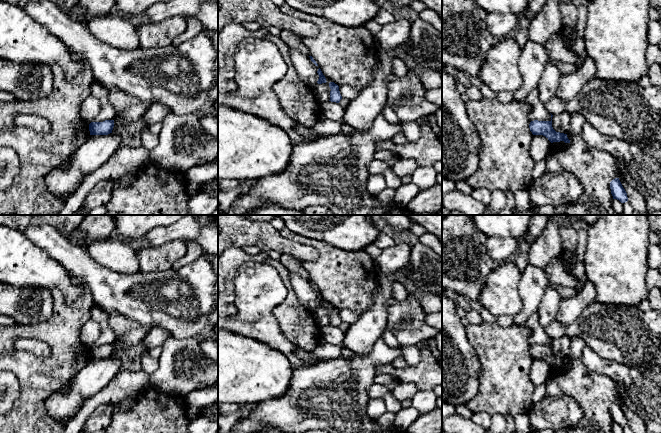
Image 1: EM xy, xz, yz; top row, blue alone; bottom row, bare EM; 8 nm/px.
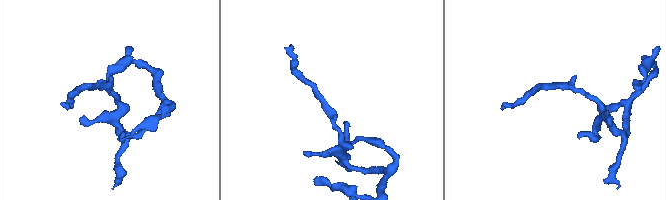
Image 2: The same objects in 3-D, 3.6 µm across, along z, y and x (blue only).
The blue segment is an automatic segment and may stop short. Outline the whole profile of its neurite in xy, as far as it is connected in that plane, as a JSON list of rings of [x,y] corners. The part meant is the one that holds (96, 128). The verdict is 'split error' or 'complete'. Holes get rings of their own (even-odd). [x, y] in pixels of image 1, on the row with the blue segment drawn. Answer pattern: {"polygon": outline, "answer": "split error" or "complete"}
{"polygon": [[[105,120],[103,122],[91,122],[89,124],[90,135],[108,135],[112,133],[114,120]]], "answer": "complete"}

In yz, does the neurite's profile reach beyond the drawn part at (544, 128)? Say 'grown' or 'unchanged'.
unchanged

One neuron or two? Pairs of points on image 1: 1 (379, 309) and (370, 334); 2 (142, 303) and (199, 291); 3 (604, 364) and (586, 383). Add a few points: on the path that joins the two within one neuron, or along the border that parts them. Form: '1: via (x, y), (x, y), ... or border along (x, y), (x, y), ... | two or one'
1: via (376, 315), (370, 328) | one
2: via (156, 299), (183, 299), (185, 297) | one
3: border along (580, 359), (591, 370), (609, 376), (616, 383) | two

